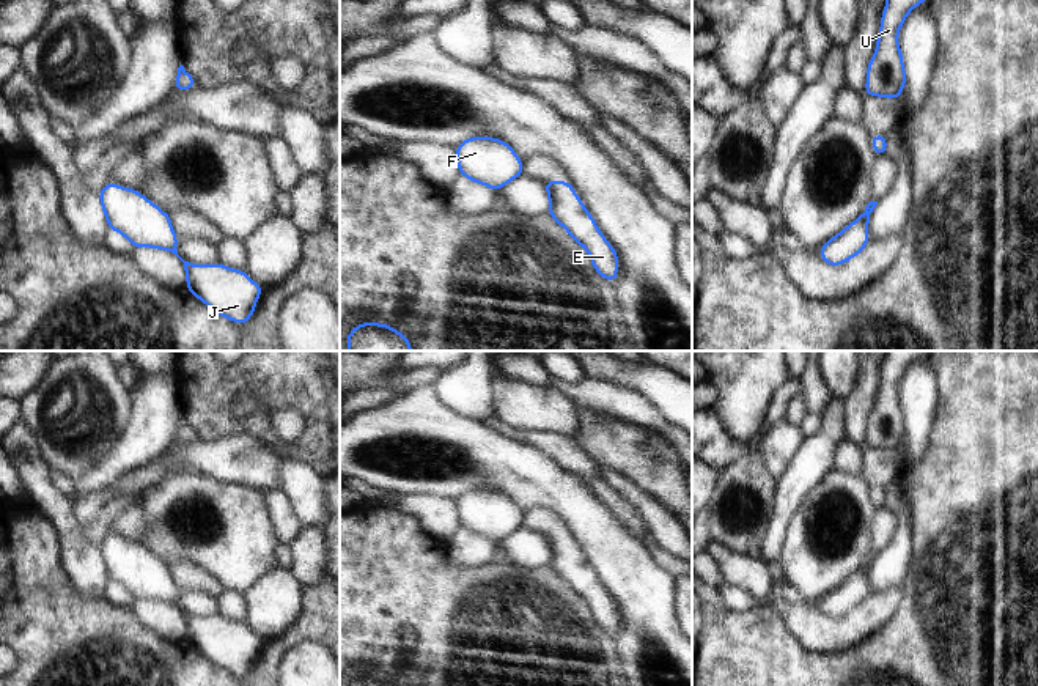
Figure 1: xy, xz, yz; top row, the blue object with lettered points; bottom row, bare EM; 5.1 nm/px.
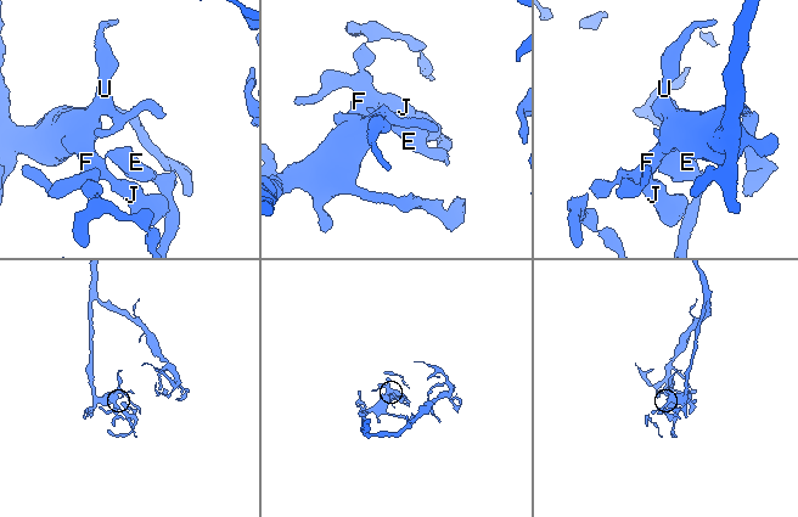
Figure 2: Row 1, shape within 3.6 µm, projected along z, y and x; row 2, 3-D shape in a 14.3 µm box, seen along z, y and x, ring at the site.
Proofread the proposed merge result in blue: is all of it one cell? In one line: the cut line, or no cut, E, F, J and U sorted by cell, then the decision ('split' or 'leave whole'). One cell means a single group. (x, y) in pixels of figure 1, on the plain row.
yz (859, 570), (867, 575) | E / F J U | split

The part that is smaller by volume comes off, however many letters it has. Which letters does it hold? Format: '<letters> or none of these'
E

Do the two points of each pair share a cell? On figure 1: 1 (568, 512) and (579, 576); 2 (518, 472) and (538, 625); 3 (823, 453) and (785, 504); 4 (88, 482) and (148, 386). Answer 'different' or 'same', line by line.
1: different
2: different
3: same
4: same

